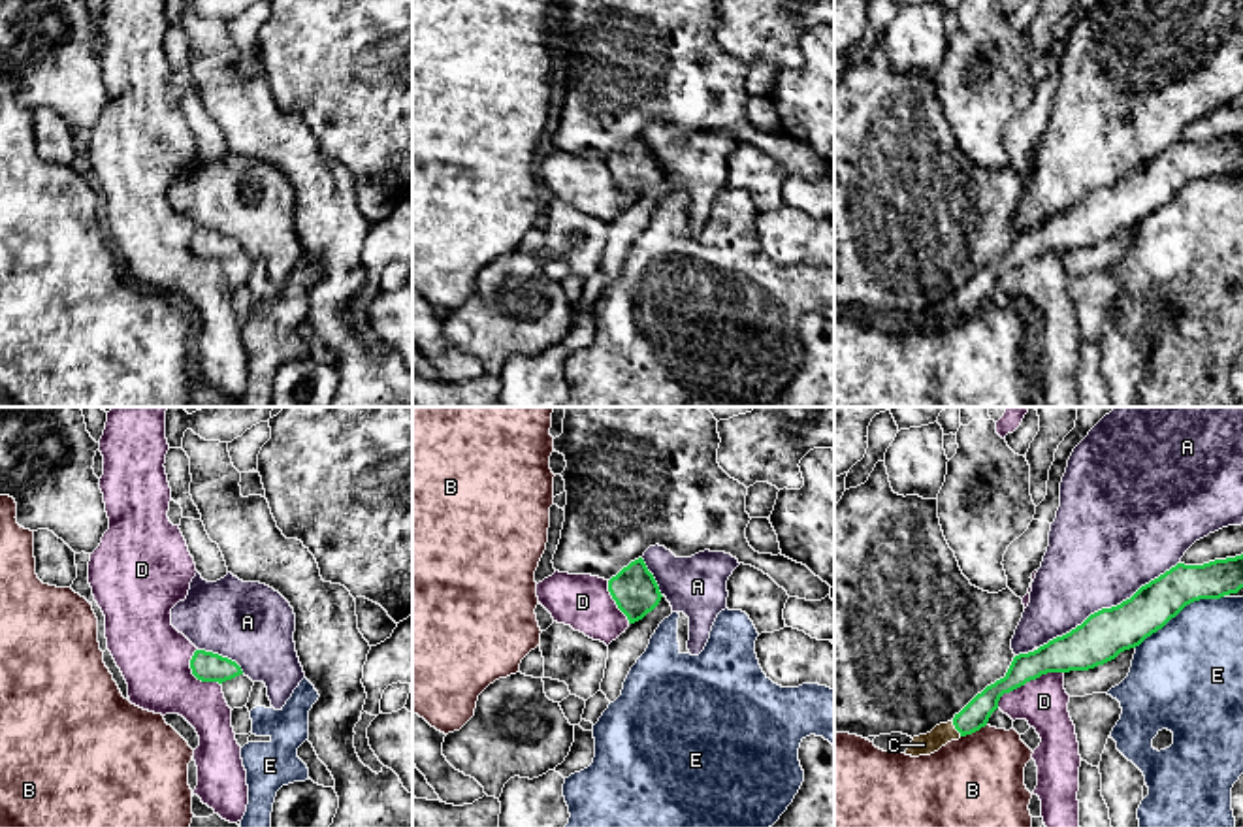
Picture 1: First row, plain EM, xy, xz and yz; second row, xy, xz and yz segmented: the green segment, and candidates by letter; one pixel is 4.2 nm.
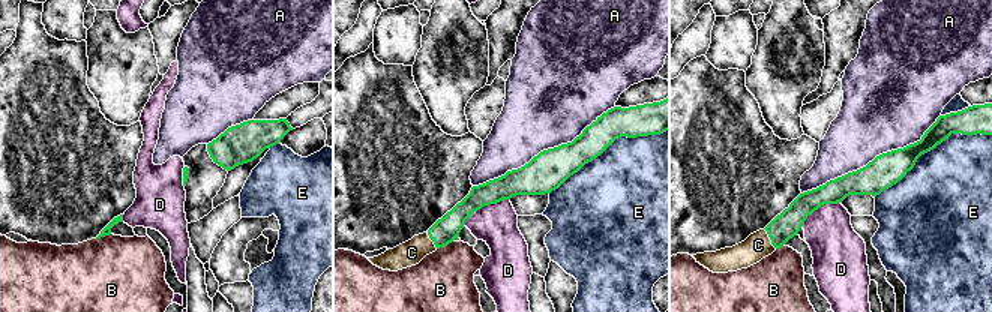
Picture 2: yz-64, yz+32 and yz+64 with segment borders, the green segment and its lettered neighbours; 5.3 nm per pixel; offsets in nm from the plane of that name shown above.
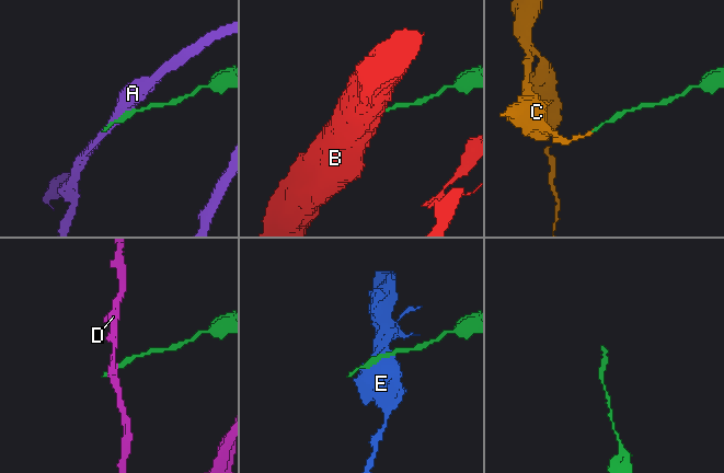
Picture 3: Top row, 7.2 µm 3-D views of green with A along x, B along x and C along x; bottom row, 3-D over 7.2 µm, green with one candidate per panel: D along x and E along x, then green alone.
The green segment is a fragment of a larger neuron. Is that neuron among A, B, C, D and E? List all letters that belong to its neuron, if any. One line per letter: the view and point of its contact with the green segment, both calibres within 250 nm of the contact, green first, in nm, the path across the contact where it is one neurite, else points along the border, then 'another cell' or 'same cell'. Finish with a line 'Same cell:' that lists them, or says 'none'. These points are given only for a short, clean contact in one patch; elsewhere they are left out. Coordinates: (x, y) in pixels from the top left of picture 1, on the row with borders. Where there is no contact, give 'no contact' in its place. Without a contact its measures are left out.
A: contact yz (1108, 609); calibres 200 and 460 nm; another cell
B: contact yz (972, 731); calibres 120 and 400 nm; border yz (985, 724), (961, 737); another cell
C: contact yz (955, 728); calibres 120 and 90 nm; way yz (976, 714), (955, 728), (923, 745); same cell
D: contact yz (1027, 681); calibres 170 and 200 nm; border yz (1063, 671), (1048, 671), (1027, 681), (1006, 692), (997, 707); another cell
E: contact yz (1178, 613); calibres 190 and 440 nm; another cell
Same cell: C

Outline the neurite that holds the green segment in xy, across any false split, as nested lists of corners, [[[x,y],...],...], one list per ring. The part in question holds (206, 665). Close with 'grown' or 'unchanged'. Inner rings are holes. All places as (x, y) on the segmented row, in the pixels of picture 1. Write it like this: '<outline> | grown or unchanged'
[[[196,650],[190,659],[192,674],[202,682],[226,682],[243,674],[241,667],[218,654]]] | unchanged

